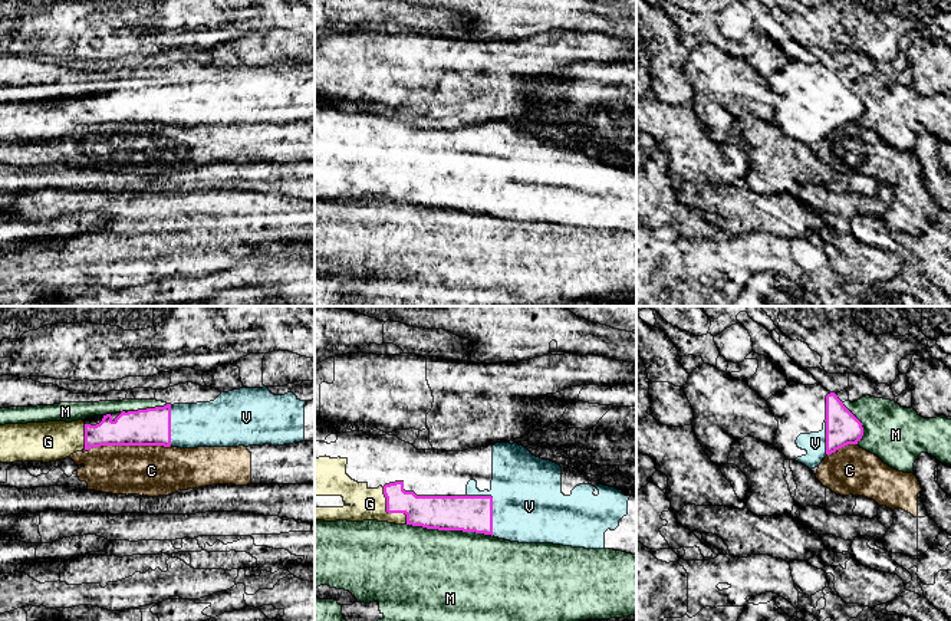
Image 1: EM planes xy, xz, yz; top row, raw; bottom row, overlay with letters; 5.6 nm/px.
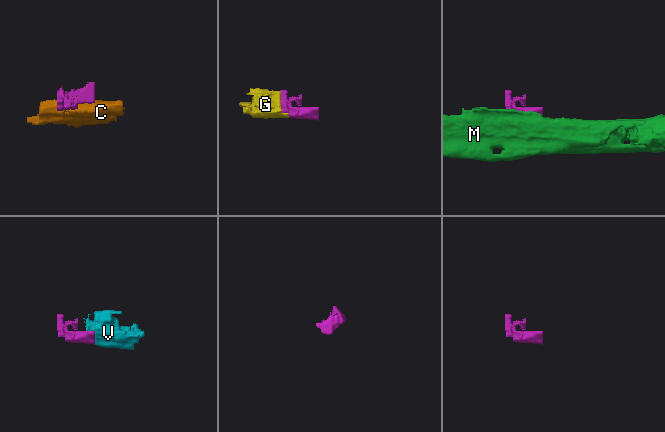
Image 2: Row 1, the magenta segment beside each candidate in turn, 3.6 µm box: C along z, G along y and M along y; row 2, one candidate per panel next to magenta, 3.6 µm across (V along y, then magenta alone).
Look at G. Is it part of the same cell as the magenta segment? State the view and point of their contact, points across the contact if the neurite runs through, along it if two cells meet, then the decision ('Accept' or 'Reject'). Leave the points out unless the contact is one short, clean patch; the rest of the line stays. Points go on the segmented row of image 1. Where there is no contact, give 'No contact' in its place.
Touches magenta at xz (390, 512). Path across: xz (433, 512), (390, 512), (379, 503), (369, 503). Accept

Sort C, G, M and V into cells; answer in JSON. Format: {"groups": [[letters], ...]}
{"groups": [["C"], ["G", "V"], ["M"]]}

